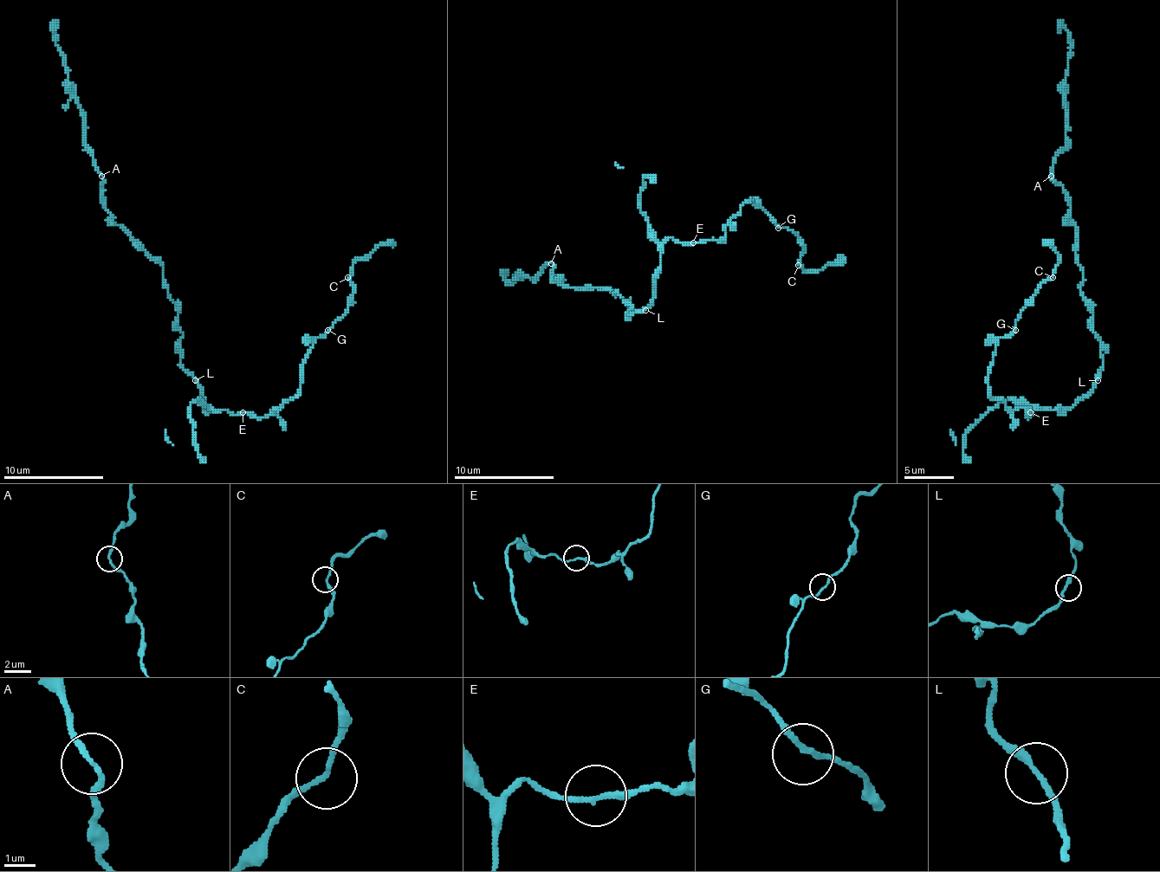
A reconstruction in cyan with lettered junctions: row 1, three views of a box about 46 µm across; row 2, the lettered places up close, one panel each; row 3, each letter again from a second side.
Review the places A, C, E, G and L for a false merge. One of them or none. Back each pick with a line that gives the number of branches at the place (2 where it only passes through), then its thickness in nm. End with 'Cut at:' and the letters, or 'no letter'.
Cut at: no letter

